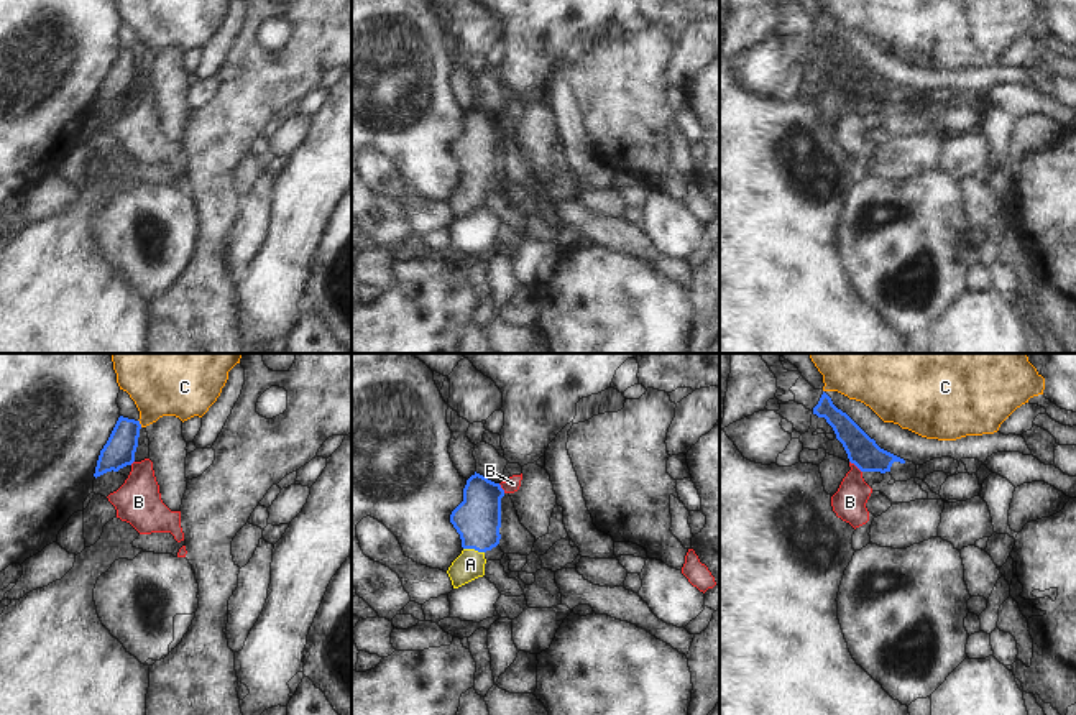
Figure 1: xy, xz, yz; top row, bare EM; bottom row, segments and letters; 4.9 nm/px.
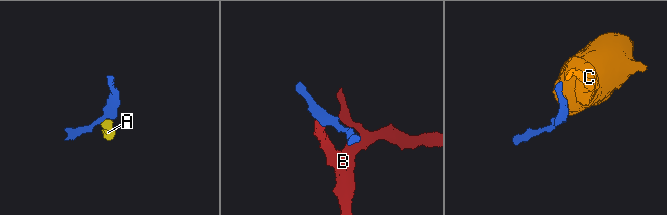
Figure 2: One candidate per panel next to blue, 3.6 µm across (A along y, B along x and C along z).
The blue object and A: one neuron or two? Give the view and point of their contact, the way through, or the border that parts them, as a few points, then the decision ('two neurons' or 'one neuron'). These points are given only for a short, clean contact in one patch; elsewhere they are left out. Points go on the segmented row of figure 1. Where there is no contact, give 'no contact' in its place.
contact xz (473, 548); way xz (477, 520), (473, 548), (470, 564); one neuron

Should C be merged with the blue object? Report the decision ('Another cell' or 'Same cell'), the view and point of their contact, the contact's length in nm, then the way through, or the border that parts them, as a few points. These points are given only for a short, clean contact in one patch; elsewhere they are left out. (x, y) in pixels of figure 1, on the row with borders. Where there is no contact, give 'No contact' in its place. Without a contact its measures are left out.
Another cell. Touches blue at xy (138, 423). Shared border 40 nm. Boundary: xy (138, 419), (142, 426)

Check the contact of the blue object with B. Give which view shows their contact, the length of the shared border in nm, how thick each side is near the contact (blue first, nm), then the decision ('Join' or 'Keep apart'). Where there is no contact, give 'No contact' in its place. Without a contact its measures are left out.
Touches blue in yz. Shared border 90 nm. Thickness 150 nm (blue) against 160 nm. Keep apart

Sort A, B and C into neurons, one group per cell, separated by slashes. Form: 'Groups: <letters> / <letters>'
Groups: A / B / C

